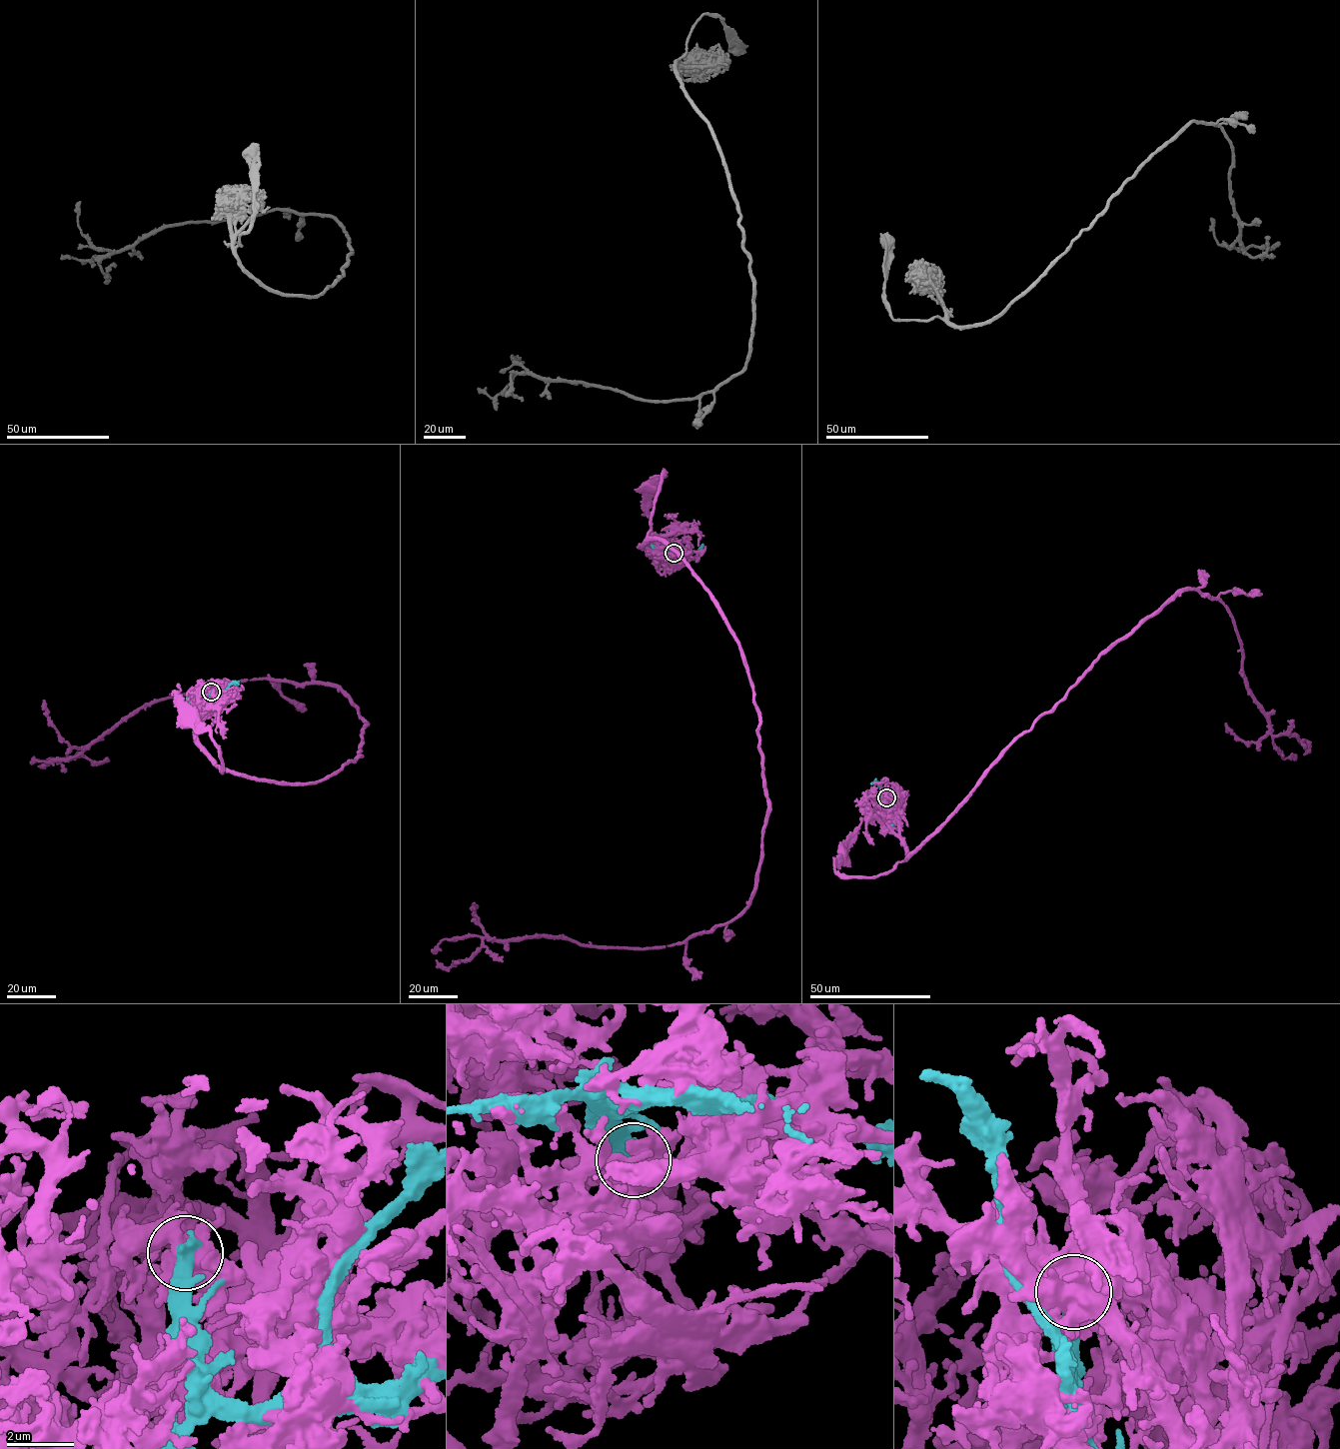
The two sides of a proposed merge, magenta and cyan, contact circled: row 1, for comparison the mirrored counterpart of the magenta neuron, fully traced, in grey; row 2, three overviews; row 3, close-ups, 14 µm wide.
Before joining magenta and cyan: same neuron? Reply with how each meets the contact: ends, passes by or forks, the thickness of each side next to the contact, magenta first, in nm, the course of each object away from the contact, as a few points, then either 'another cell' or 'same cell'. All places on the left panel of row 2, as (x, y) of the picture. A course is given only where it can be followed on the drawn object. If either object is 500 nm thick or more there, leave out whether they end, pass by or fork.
550/550 nm | magenta via (211, 692), (212, 700), (197, 730), (197, 741), (222, 771), (218, 745), (211, 732), (200, 727), (192, 717) | cyan via (211, 692), (211, 702), (202, 714), (195, 713), (189, 708), (186, 699) | another cell

